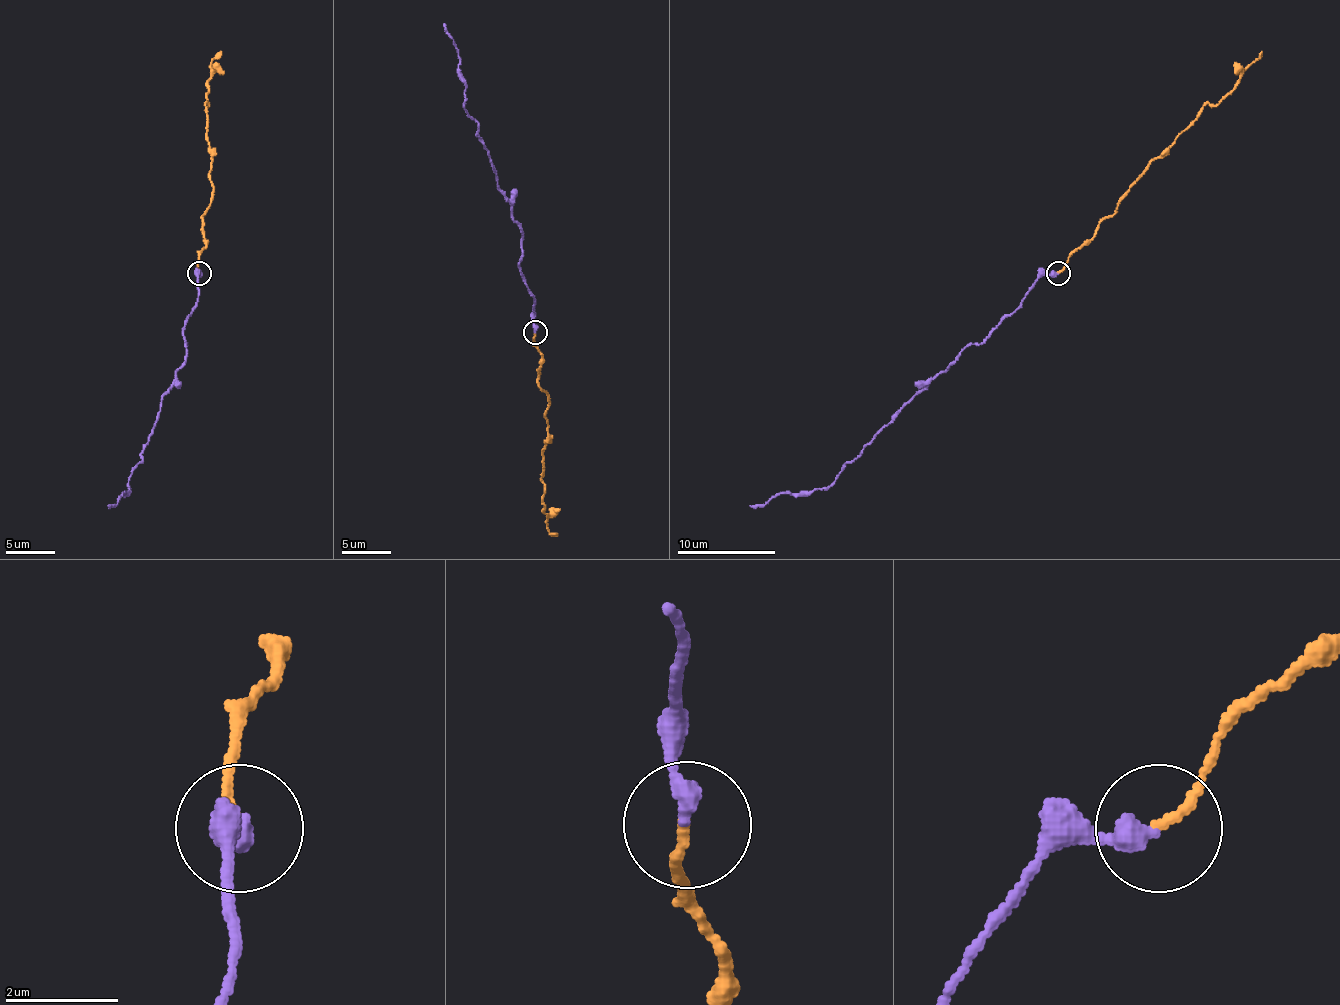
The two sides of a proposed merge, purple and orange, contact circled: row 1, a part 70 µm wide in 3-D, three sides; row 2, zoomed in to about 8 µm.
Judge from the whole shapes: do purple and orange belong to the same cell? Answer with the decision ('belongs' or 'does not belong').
does not belong

